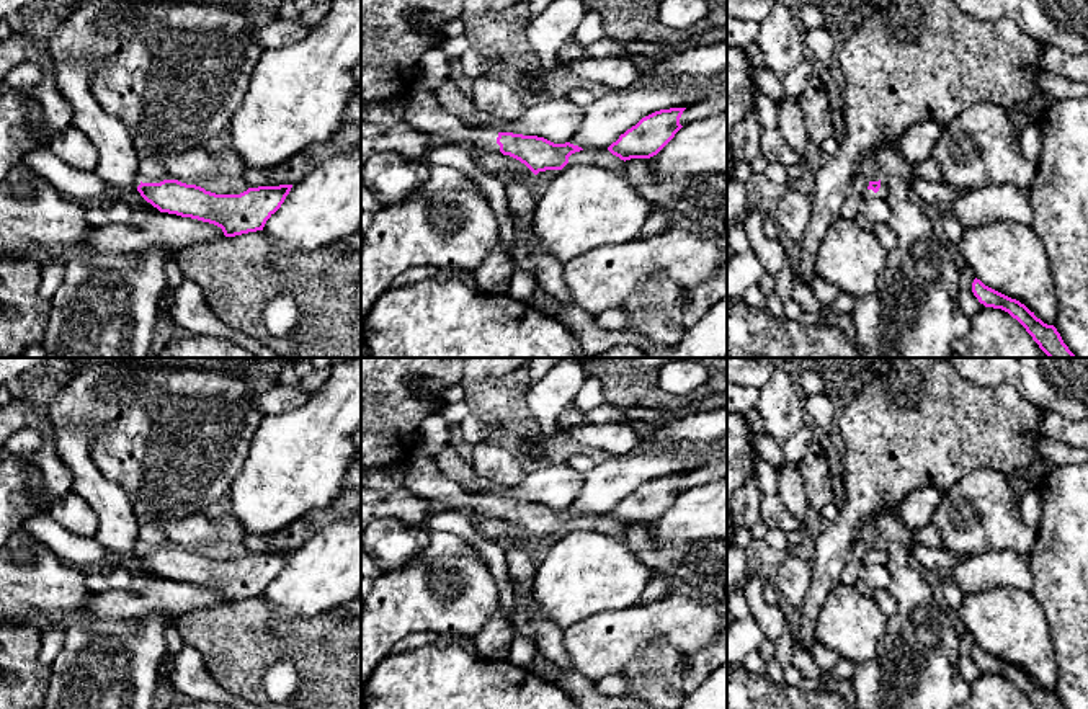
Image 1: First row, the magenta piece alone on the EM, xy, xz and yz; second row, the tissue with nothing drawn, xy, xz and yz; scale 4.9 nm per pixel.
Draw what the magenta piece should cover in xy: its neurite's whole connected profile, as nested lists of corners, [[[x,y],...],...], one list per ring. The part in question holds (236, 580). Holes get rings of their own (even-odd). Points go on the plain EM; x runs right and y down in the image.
[[[178,546],[142,549],[140,562],[160,578],[214,590],[225,603],[263,596],[281,573],[292,551],[248,554],[240,560],[216,560]]]

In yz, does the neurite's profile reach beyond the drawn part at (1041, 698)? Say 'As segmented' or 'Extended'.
As segmented

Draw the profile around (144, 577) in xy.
[[[69,425],[54,430],[57,454],[72,475],[72,492],[80,495],[98,518],[95,537],[118,559],[119,565],[134,575],[134,583],[127,590],[144,593],[160,577],[137,557],[140,524],[126,492],[96,467],[91,457],[95,436],[93,425]]]

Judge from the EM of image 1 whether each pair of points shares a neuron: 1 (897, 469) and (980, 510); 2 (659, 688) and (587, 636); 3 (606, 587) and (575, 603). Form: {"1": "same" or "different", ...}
{"1": "different", "2": "different", "3": "same"}

